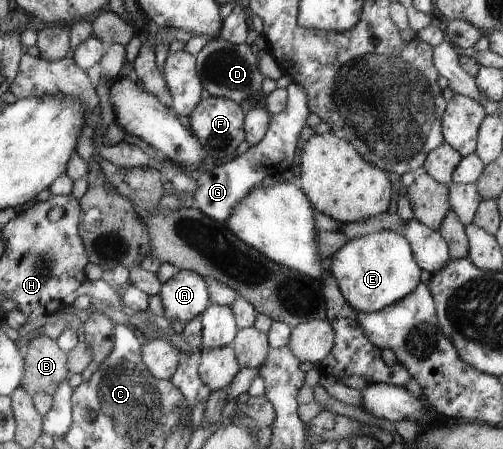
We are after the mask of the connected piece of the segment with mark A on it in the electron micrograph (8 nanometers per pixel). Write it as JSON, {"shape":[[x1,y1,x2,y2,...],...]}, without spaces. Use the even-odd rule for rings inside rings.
{"shape":[[180,271,161,285,158,292,169,320,189,322,211,305,208,280,193,271]]}

